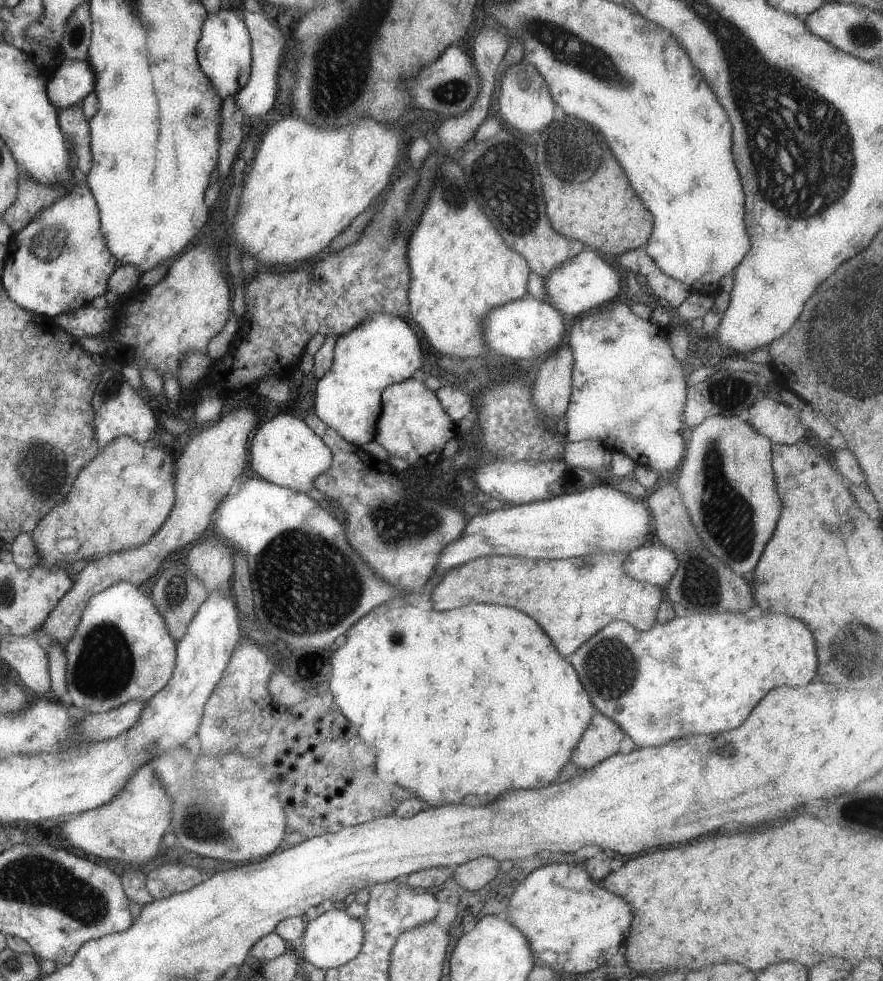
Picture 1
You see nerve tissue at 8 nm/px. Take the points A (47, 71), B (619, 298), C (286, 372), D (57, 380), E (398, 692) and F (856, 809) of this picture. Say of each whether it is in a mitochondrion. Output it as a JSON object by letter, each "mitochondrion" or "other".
{"A":"other","B":"other","C":"other","D":"other","E":"other","F":"other"}

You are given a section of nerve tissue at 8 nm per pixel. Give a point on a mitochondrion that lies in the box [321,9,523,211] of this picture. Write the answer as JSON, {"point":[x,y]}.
{"point":[454,92]}

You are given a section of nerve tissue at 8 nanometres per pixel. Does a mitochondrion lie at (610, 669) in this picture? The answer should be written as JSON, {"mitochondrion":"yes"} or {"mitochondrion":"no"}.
{"mitochondrion":"yes"}

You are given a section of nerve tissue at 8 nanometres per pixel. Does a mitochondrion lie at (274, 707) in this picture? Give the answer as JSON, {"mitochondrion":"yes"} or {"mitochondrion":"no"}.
{"mitochondrion":"no"}

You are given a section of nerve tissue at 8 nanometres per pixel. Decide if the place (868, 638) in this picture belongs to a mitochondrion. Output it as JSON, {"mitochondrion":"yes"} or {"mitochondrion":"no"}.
{"mitochondrion":"yes"}

